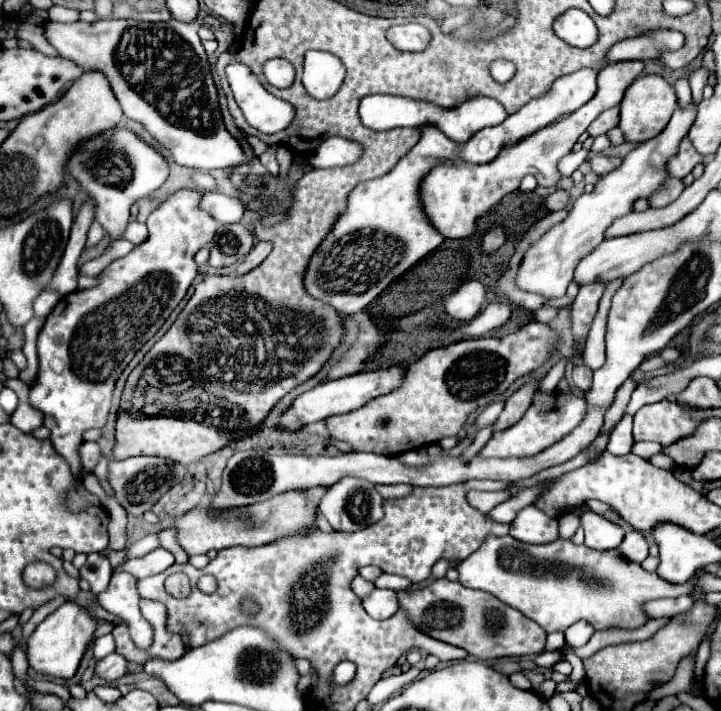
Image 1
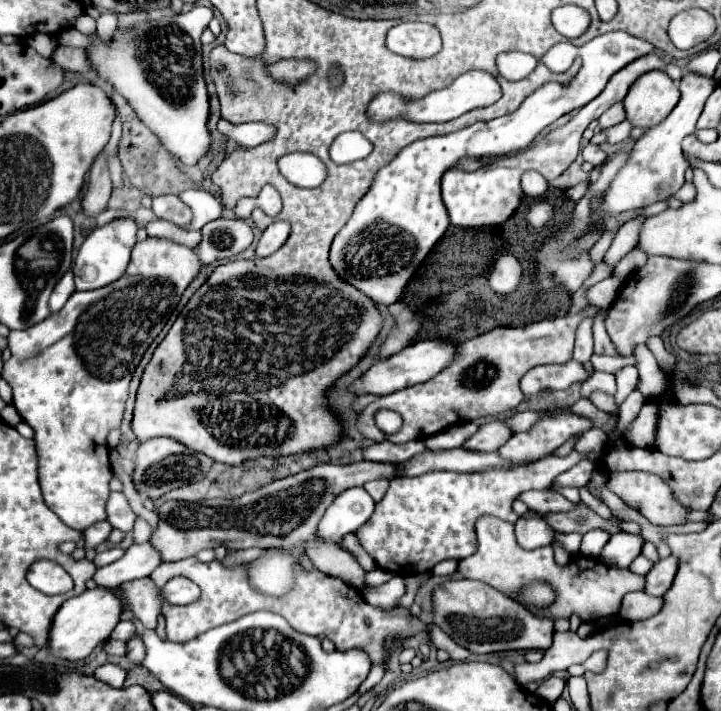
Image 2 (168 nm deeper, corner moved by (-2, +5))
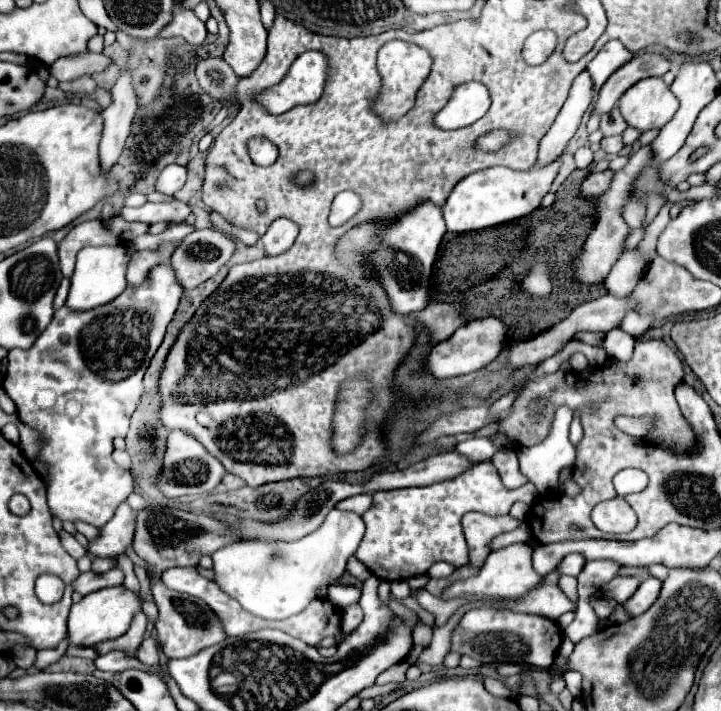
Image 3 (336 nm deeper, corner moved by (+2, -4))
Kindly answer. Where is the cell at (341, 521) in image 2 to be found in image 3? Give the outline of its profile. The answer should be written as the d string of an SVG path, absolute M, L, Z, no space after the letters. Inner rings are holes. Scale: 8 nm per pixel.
M334 508L326 520L322 522L322 526L296 540L296 542L262 542L262 540L238 540L218 552L212 554L214 560L214 572L216 572L216 582L218 586L228 592L230 596L234 596L244 610L252 612L258 618L266 618L266 620L284 620L288 616L294 616L298 612L302 612L306 608L306 604L316 598L316 588L318 586L328 586L330 580L340 578L346 572L346 558L352 556L360 544L364 536L364 520L362 516L354 514L354 512L346 512L346 510L338 510Z

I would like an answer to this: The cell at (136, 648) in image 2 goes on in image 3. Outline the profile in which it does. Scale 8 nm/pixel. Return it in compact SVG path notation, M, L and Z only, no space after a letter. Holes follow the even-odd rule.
M148 636L144 638L144 642L140 644L138 652L136 652L138 660L146 666L158 666L158 656L160 656L160 648L158 648L158 642L154 636Z

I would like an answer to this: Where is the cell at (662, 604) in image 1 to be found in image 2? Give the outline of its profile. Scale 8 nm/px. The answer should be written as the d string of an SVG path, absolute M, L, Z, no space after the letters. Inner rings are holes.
M630 593L626 595L626 599L622 599L622 607L618 617L624 621L642 621L648 619L652 615L656 615L664 605L662 597L650 597L640 593Z

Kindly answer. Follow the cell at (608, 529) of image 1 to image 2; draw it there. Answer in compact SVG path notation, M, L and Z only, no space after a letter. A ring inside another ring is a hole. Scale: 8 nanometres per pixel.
M600 529L588 531L588 533L582 537L582 545L580 545L578 555L584 555L584 557L598 557L598 553L602 551L602 547L606 545L608 539L610 539L610 535L608 535L606 531L600 531Z

